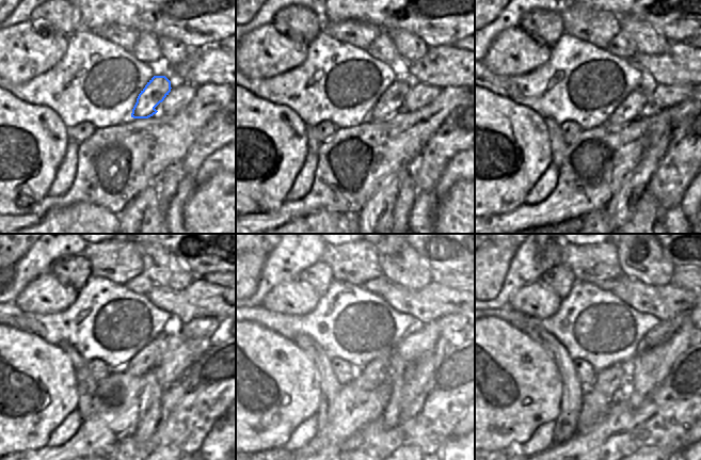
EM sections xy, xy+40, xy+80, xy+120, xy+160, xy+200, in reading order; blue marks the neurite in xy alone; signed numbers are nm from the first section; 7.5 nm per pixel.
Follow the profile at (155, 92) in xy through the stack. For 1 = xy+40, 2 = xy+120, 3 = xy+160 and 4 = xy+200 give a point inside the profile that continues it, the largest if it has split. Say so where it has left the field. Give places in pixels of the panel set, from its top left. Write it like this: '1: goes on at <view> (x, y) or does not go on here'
1: goes on at xy+40 (384, 108)
2: goes on at xy+120 (148, 357)
3: goes on at xy+160 (376, 373)
4: goes on at xy+200 (612, 381)

